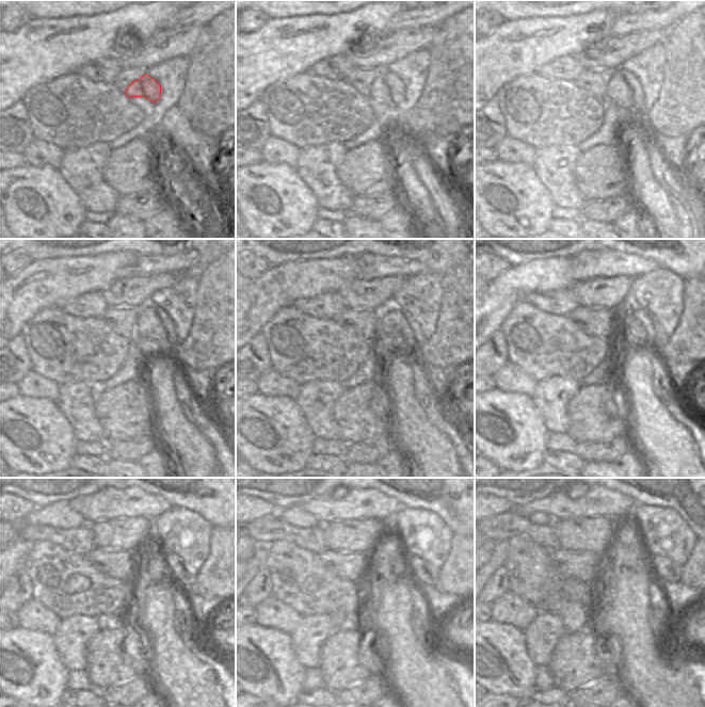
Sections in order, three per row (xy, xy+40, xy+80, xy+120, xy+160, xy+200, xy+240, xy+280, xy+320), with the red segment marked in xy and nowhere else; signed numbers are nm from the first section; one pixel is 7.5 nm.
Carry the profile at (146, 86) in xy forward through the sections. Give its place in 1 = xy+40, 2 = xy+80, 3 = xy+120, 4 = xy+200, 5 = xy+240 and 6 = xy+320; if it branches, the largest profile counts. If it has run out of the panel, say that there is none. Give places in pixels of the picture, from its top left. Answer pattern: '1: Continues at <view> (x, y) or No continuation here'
1: Continues at xy+40 (387, 89)
2: Continues at xy+80 (624, 89)
3: Continues at xy+120 (149, 336)
4: Continues at xy+200 (646, 322)
5: Continues at xy+240 (174, 565)
6: Continues at xy+320 (665, 569)

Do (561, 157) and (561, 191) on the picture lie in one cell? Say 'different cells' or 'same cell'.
same cell

